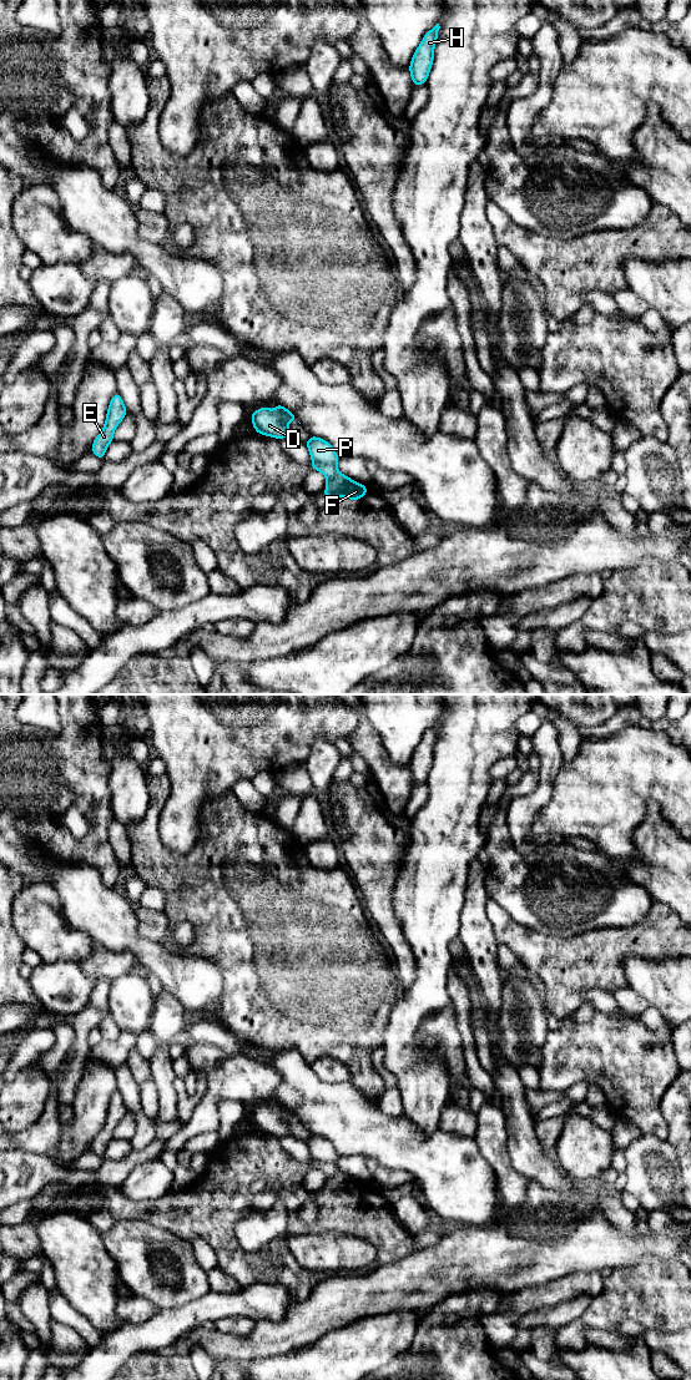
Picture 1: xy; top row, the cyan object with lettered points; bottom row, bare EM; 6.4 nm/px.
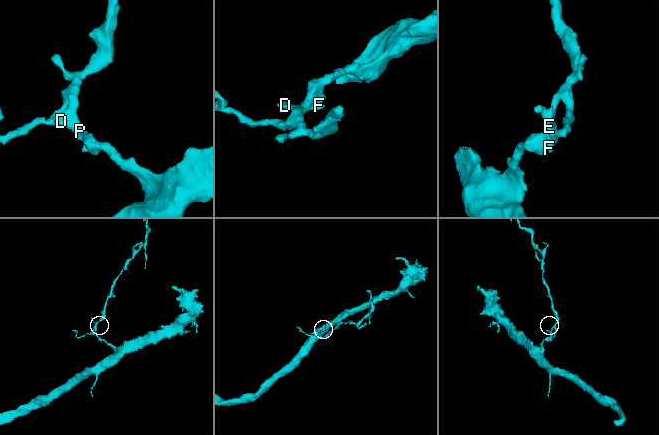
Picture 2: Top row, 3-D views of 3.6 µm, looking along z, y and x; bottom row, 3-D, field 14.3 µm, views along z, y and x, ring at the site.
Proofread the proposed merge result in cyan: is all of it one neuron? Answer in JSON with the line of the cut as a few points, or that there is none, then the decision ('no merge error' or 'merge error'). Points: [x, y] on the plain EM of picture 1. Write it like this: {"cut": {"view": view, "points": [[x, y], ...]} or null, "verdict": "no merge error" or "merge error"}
{"cut": {"view": "xy", "points": [[313, 1159], [334, 1164]]}, "verdict": "merge error"}

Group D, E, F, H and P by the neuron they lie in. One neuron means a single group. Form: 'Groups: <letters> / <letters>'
Groups: D E H P / F

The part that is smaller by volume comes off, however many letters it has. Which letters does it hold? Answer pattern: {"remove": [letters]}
{"remove": ["F"]}

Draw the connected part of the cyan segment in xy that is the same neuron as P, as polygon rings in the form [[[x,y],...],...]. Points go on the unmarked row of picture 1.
[[[311,1133],[304,1142],[309,1148],[313,1161],[333,1164],[337,1163],[339,1154],[337,1153],[334,1146],[324,1137]]]

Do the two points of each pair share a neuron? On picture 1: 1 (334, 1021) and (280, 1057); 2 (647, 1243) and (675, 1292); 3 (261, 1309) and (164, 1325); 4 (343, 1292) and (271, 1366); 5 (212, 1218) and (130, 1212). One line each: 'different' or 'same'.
1: different
2: different
3: same
4: different
5: same

